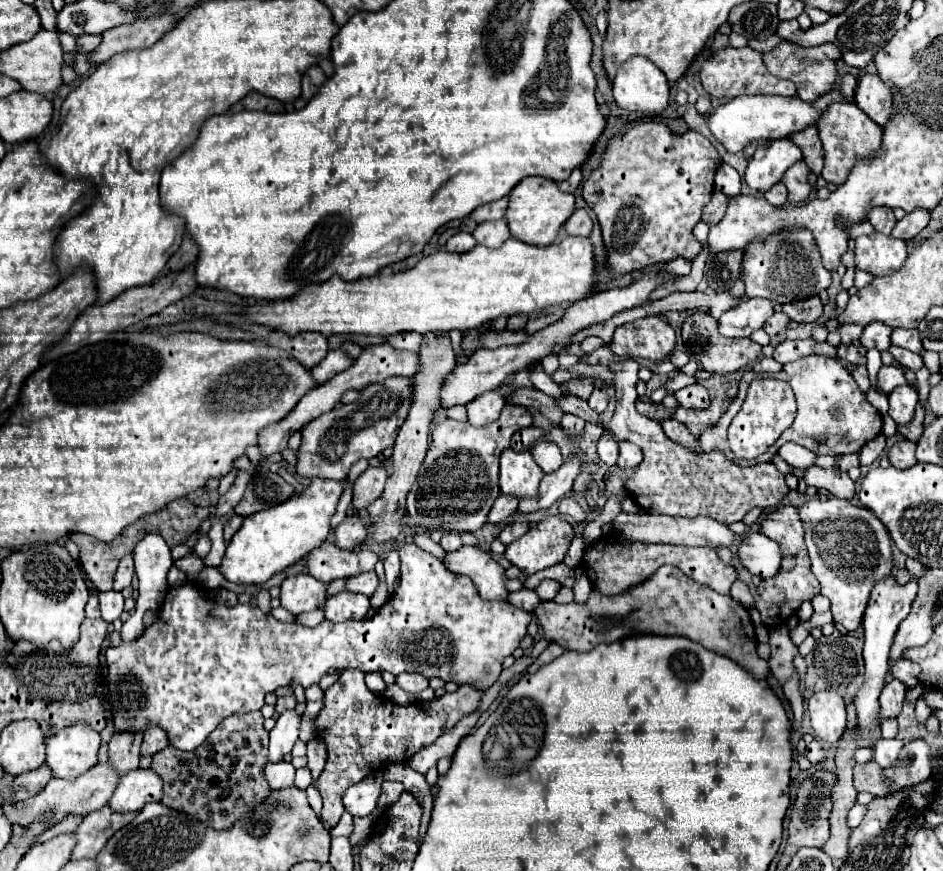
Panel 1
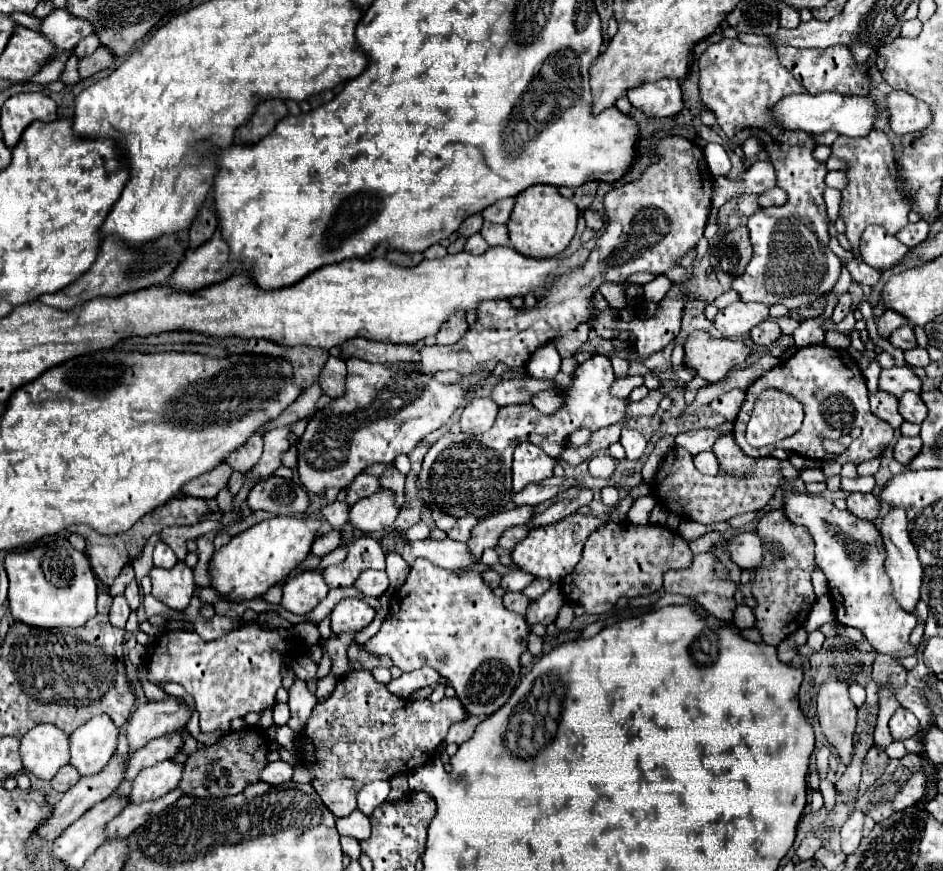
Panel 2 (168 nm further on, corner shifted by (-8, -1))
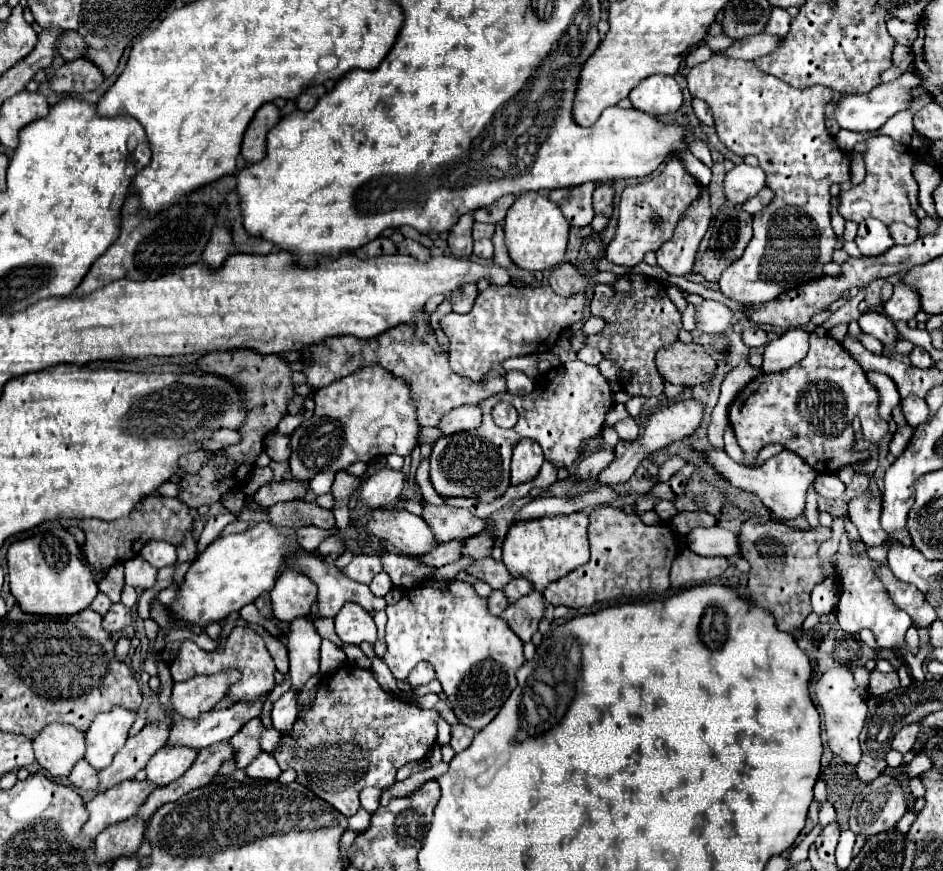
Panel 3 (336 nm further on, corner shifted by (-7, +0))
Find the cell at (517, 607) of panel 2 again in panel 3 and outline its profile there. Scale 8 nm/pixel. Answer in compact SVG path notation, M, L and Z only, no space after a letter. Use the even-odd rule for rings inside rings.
M492 590L492 594L488 596L488 612L500 616L506 606L508 606L508 600L502 596L502 592L500 590Z

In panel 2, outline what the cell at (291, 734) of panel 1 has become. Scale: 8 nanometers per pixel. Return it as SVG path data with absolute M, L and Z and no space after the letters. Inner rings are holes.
M297 679L295 685L289 689L289 709L291 709L291 717L297 717L301 721L301 729L299 731L305 729L307 719L311 715L311 709L315 707L315 703L317 703L317 699L307 689L305 681Z

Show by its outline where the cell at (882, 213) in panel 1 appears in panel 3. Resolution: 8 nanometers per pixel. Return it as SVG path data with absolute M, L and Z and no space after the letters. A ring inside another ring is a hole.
M888 136L870 138L866 144L868 144L868 152L864 152L866 180L864 184L840 192L838 212L842 214L844 220L852 220L858 224L868 218L878 218L886 226L894 222L904 222L908 226L918 228L920 220L916 212L912 212L912 202L910 202L910 194L918 194L918 184L912 174L912 168L918 162L916 156L910 154L908 146L898 144Z

